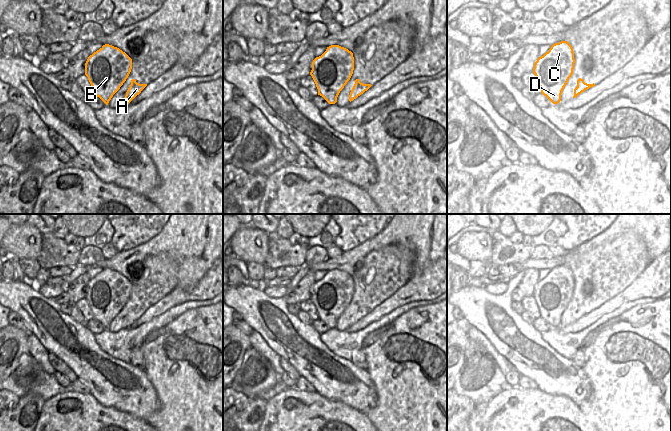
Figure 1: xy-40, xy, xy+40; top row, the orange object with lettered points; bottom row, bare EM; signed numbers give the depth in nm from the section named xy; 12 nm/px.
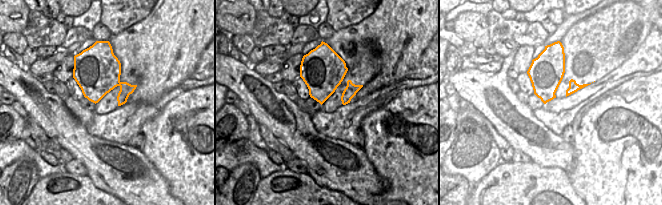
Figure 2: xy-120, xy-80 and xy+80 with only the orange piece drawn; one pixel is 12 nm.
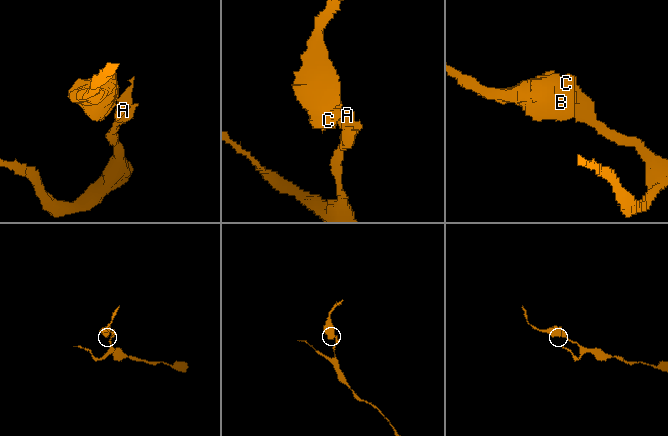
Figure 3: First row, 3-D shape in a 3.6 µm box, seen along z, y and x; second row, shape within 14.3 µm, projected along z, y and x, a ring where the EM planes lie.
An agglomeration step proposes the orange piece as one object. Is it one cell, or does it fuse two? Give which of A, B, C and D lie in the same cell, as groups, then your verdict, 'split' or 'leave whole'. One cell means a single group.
A B C D | leave whole

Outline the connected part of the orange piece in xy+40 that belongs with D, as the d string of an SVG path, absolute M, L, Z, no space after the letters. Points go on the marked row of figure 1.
M567 41L553 44L535 62L533 73L541 93L553 104L561 101L562 91L573 74L574 63L573 48Z

